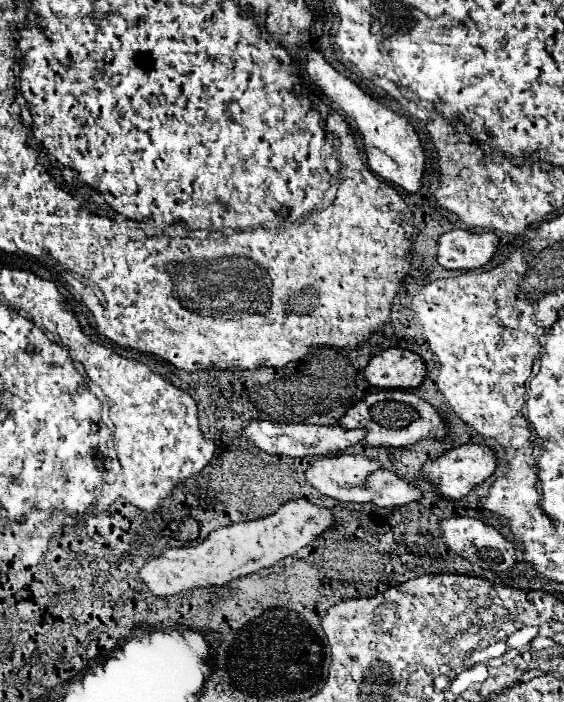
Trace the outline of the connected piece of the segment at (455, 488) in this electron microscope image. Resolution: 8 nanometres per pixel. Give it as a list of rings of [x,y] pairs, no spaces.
[[[462,444],[454,450],[448,450],[440,458],[426,462],[420,468],[420,478],[424,478],[438,496],[458,500],[458,498],[466,496],[474,486],[484,482],[494,472],[494,468],[496,468],[496,456],[490,448],[478,446],[478,444]]]

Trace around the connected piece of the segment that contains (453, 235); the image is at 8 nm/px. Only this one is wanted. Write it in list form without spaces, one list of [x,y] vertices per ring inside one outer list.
[[[450,230],[444,232],[438,238],[438,264],[446,270],[474,270],[474,268],[482,268],[496,252],[498,248],[498,236],[496,234],[488,234],[488,232],[466,232],[466,230]]]

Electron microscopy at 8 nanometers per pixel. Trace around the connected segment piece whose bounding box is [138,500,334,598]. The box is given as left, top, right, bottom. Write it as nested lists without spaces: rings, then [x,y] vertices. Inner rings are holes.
[[[292,500],[266,518],[218,528],[208,534],[204,542],[196,542],[192,546],[182,548],[166,548],[158,556],[150,556],[138,572],[138,580],[146,584],[148,590],[158,598],[168,598],[192,588],[224,586],[234,578],[248,576],[252,572],[258,572],[260,568],[274,566],[282,558],[310,544],[332,524],[334,516],[330,510],[310,504],[308,500]]]

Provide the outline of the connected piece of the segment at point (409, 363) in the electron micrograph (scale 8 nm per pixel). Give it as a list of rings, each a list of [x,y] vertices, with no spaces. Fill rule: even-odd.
[[[388,348],[370,360],[364,370],[364,378],[374,388],[416,388],[424,378],[424,362],[410,350]]]

